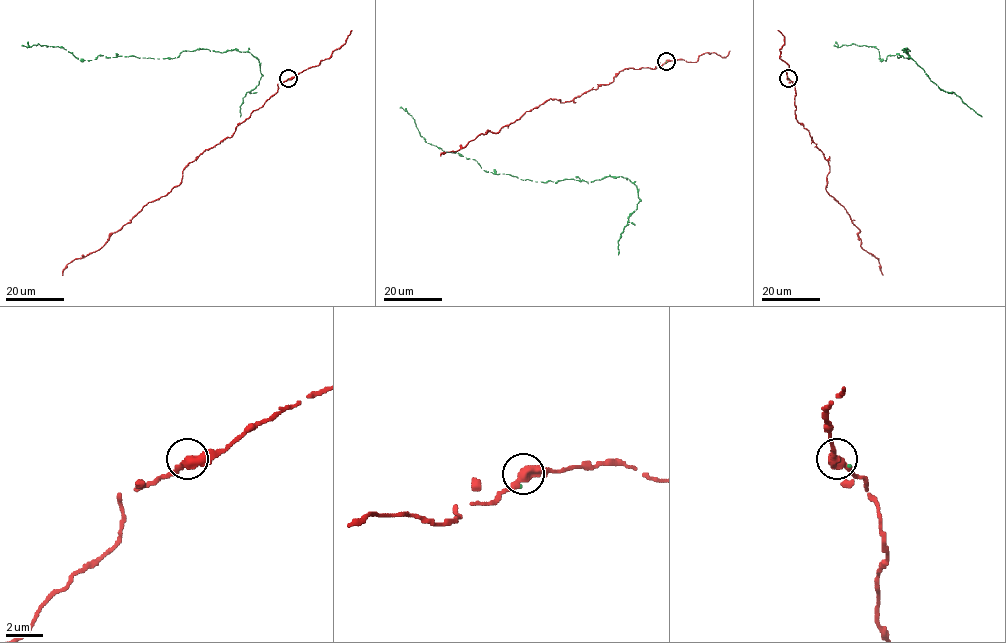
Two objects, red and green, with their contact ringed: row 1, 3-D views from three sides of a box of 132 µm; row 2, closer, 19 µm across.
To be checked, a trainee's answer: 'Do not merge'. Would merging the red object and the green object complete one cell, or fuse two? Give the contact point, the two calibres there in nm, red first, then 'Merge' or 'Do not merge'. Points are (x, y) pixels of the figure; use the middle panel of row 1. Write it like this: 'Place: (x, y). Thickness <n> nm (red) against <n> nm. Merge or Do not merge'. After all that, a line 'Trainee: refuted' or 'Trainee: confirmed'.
Place: (666, 61). Thickness 400 nm (red) against 130 nm. Merge
Trainee: refuted

